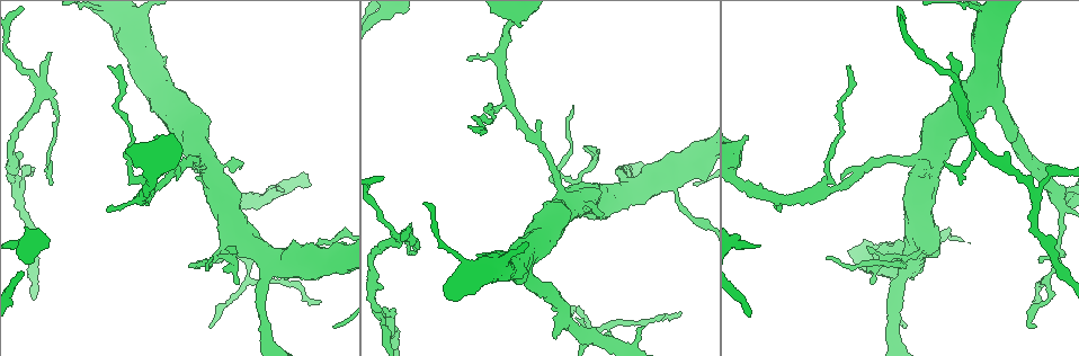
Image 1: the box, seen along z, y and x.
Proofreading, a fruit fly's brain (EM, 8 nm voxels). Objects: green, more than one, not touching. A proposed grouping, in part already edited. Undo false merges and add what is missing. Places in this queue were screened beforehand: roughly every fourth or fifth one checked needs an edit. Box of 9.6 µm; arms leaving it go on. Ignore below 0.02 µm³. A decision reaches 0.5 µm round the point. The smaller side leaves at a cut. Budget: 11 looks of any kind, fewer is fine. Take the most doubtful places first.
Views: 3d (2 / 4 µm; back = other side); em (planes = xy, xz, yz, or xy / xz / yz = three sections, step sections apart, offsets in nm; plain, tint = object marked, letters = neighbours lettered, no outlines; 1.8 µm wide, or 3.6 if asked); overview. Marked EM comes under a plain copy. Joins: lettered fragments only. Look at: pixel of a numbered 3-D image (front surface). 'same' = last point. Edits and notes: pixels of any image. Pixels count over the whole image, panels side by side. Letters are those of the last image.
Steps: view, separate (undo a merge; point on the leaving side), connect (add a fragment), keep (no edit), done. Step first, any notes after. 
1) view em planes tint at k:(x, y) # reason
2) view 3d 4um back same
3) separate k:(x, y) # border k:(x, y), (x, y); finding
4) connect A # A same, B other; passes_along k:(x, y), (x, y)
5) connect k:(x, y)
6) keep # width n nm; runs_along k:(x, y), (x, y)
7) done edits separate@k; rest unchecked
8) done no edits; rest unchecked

view em planes letters at 1:(246, 279) # sharp bend

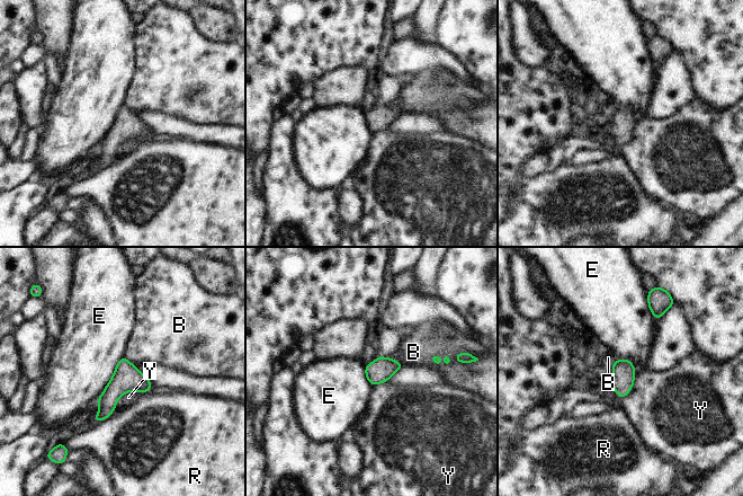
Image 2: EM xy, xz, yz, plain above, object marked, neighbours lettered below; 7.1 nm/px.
keep # B other, E other, R other, Y other; border 2:(122, 355), (110, 380), (97, 399); one neuron here

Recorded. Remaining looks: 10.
view em 3.6um planes letters at 1:(467, 127)

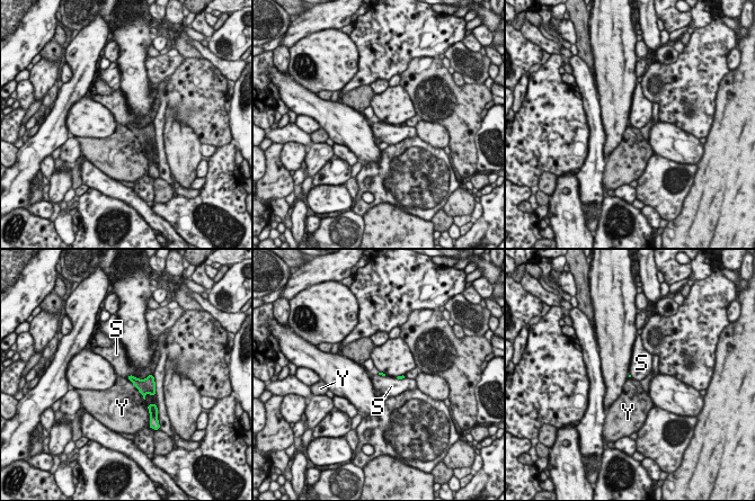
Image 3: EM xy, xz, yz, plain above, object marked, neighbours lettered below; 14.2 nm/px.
keep # S other, Y other; border 3:(133, 375), (126, 376); no lettered fragment goes on from it

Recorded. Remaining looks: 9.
view 3d 2um back at 1:(1059, 197) # sudden change in width

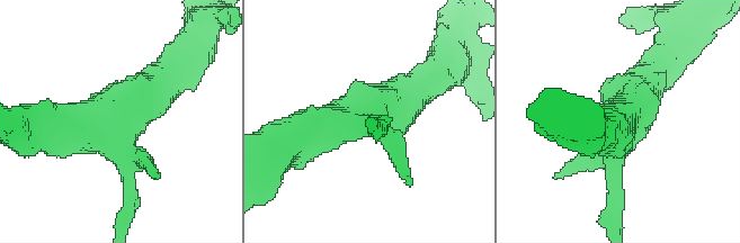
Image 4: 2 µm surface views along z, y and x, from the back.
view em 3.6um planes letters at 4:(373, 116)

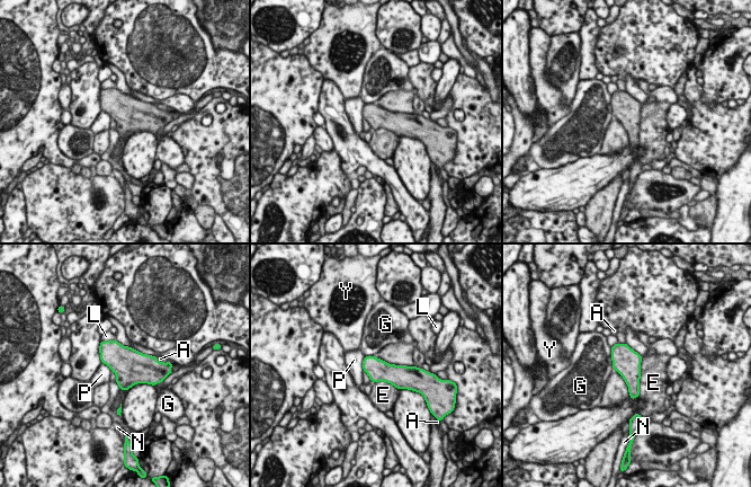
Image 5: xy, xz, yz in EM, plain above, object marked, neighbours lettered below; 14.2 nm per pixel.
keep # A other, E other, G other, L other, N other, P other, Y other; all the same neuron

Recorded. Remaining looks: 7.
view 3d 4um at 1:(602, 219) # branch stops here

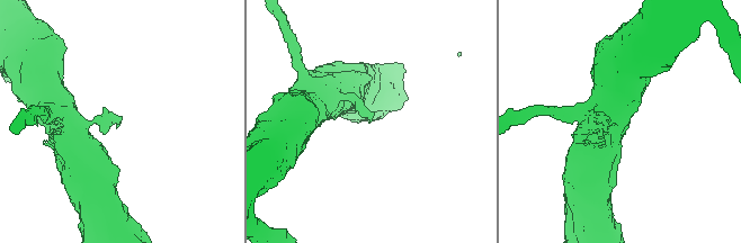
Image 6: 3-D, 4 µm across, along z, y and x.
view em xy step 8 tint at 6:(369, 123) # now the EM

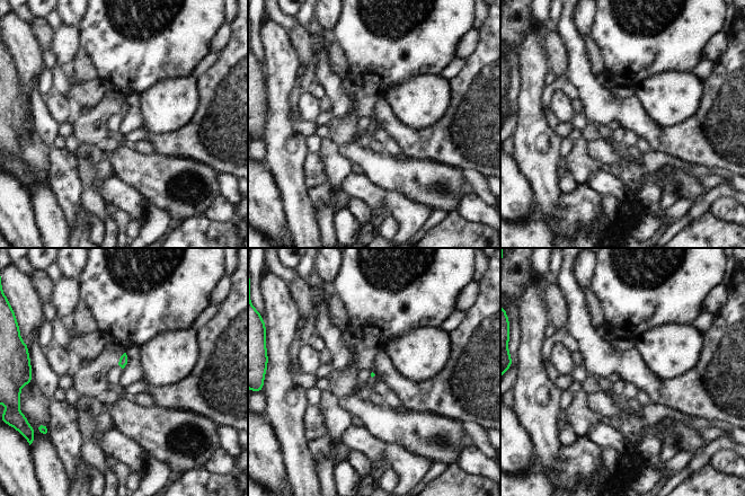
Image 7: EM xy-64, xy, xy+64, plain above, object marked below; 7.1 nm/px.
view em planes letters same # another direction

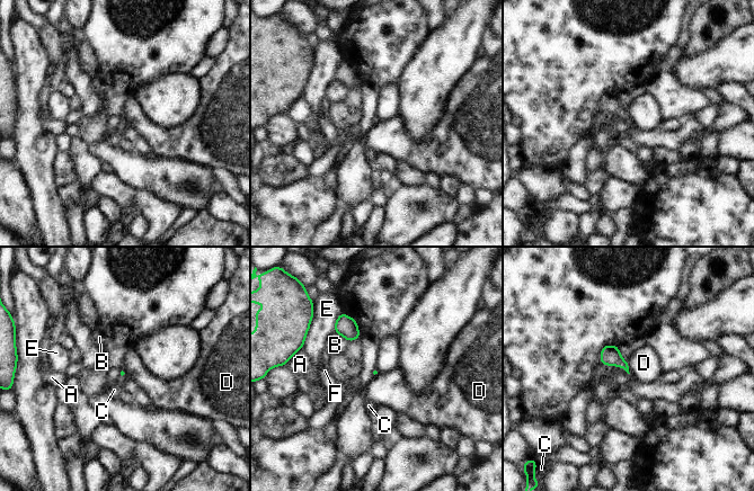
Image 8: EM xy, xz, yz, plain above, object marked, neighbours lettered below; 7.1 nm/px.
keep # A other, B other, C other, D other, E other, F other; border 8:(627, 363), (630, 373); none of them fits

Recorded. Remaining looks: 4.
done no edits; rest unchecked

